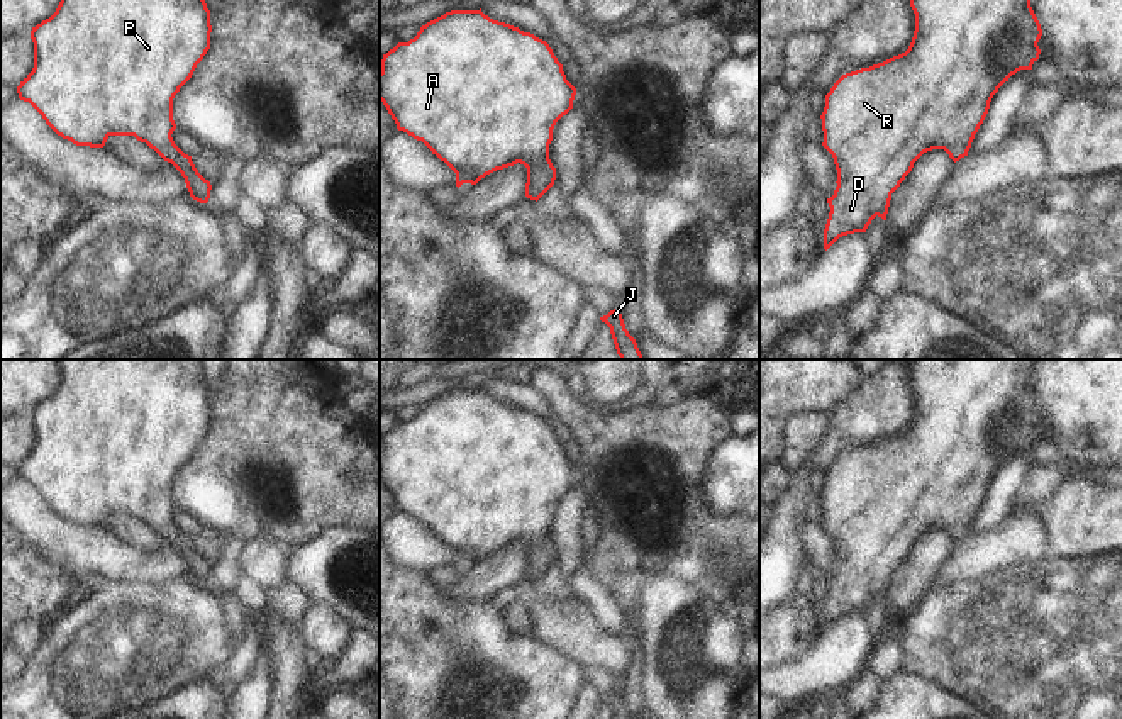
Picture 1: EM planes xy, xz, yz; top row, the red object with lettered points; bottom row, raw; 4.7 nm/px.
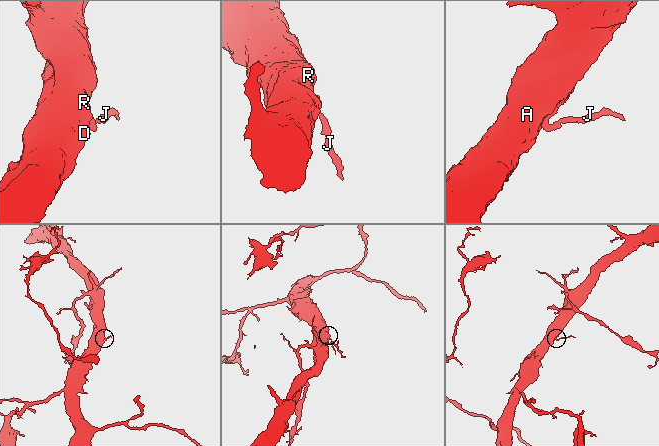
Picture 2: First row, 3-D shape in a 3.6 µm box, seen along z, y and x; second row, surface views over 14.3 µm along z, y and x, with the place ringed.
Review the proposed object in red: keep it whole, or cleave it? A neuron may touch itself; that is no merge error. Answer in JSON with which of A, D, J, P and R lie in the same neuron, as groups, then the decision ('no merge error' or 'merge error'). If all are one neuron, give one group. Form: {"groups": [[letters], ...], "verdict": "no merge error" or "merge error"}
{"groups": [["A", "D", "J", "P", "R"]], "verdict": "no merge error"}

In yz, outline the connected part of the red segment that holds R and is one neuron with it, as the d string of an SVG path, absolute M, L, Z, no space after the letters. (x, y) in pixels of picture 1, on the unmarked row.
M908 360L915 410L908 429L883 443L842 454L825 475L820 495L824 522L837 549L837 566L827 578L830 587L824 609L824 629L839 617L866 612L878 595L886 600L891 573L927 531L944 529L956 543L968 536L998 468L1020 449L1039 439L1042 409L1030 387L1037 360Z

